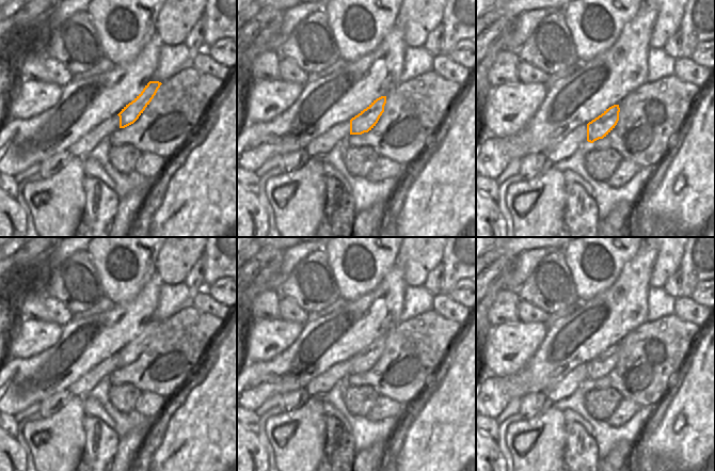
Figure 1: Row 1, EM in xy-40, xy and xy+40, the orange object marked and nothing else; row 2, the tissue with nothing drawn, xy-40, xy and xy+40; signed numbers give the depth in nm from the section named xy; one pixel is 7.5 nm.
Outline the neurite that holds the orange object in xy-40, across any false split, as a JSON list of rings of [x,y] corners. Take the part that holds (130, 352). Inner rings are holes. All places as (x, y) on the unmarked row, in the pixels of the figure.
[[[149,320],[143,330],[122,348],[117,354],[120,356],[120,367],[125,367],[139,358],[156,334],[161,324],[162,323],[159,320]]]

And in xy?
[[[386,335],[374,340],[366,348],[350,359],[350,374],[362,374],[371,370],[384,351]]]

